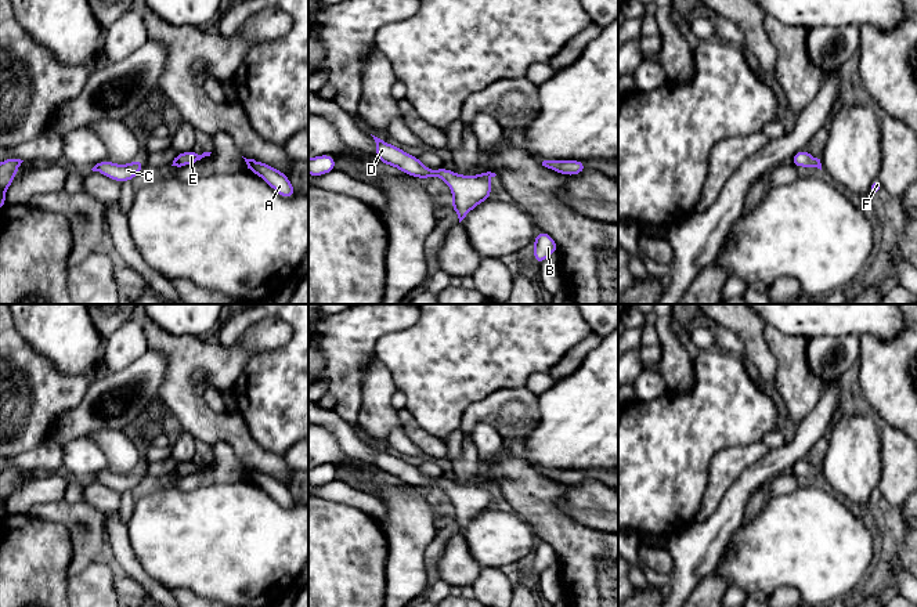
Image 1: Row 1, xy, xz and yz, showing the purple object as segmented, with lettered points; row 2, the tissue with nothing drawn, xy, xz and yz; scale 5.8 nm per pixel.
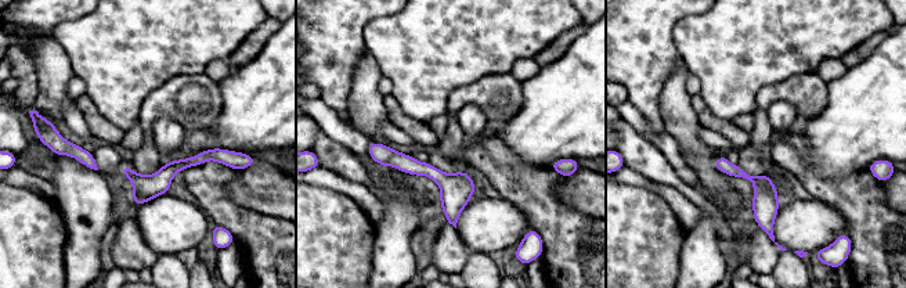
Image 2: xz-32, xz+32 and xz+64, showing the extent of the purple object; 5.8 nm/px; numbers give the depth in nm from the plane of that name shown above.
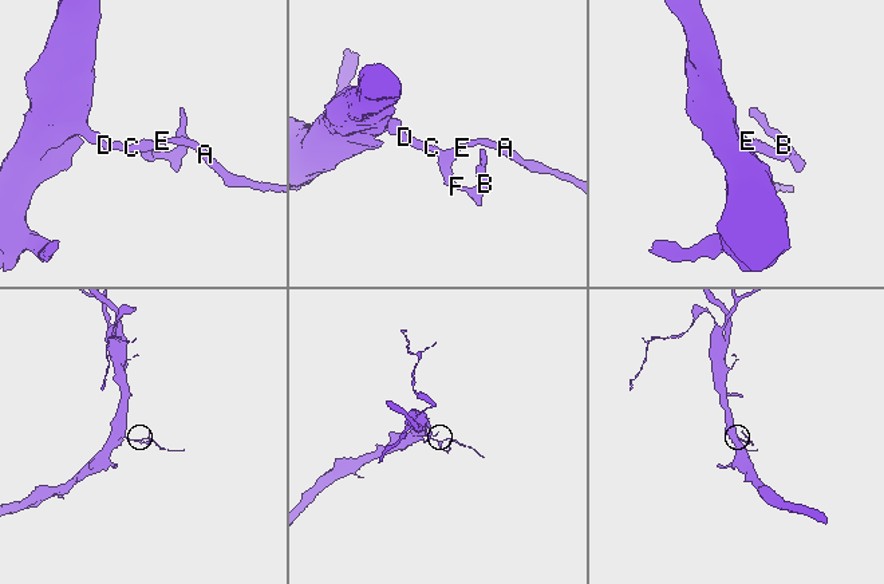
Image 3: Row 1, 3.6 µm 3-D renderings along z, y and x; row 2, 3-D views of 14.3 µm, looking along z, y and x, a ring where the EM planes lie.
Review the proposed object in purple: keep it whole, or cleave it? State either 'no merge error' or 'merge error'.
no merge error

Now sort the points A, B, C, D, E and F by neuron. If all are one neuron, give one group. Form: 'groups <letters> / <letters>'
groups A B C D E F

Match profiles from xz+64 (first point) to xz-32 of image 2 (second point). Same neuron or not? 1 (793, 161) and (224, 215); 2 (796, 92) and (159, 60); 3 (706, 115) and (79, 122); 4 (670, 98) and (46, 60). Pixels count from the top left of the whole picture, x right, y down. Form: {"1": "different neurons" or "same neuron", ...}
{"1": "same neuron", "2": "different neurons", "3": "different neurons", "4": "same neuron"}

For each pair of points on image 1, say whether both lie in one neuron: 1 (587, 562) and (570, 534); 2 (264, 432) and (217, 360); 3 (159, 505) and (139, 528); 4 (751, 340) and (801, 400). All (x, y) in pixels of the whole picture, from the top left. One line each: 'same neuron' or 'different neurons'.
1: same neuron
2: different neurons
3: same neuron
4: different neurons

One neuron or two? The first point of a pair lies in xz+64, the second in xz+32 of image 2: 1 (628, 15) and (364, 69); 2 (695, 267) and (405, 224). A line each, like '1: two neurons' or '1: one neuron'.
1: two neurons
2: one neuron

